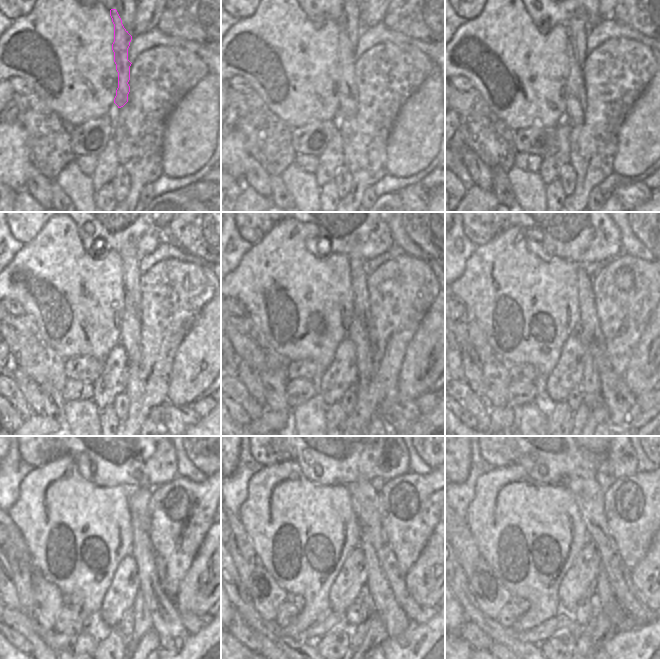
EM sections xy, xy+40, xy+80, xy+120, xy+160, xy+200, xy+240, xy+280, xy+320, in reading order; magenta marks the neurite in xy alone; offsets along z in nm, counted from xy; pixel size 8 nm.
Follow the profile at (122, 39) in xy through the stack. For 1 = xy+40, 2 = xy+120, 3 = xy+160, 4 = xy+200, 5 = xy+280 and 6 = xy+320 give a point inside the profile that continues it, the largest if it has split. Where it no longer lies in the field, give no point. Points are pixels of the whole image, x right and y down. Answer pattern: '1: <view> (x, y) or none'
1: xy+40 (346, 60)
2: xy+120 (130, 328)
3: xy+160 (357, 333)
4: xy+200 (590, 385)
5: xy+280 (357, 635)
6: xy+320 (583, 638)

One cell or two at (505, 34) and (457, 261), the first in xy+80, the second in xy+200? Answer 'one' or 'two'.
two

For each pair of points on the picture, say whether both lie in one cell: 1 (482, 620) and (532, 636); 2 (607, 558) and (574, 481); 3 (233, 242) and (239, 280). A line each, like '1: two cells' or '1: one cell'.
1: two cells
2: one cell
3: two cells

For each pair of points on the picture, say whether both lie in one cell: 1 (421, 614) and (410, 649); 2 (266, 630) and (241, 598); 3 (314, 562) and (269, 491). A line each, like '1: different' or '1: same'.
1: different
2: same
3: same

